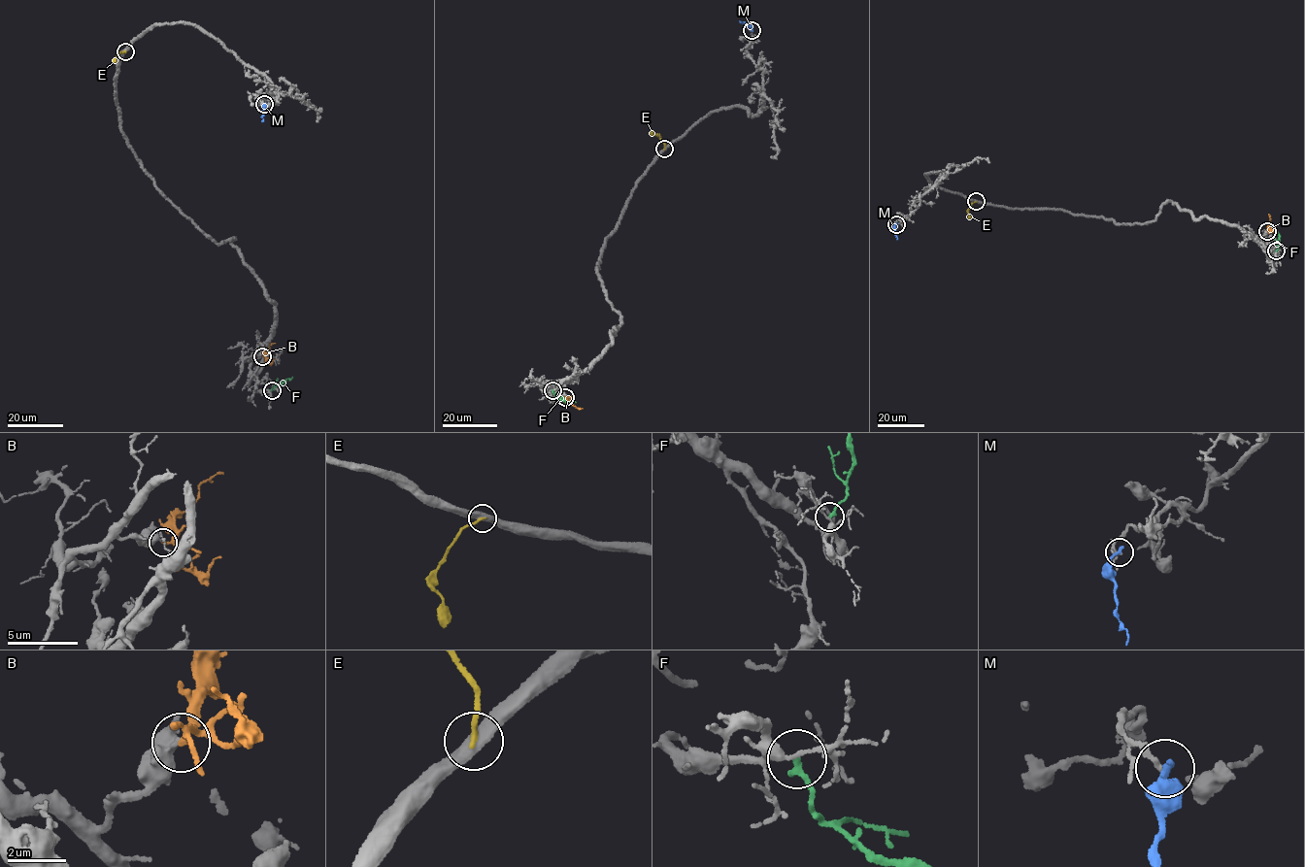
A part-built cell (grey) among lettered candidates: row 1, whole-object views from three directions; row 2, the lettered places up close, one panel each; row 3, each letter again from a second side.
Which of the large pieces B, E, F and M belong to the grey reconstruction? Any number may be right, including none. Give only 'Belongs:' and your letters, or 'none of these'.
Belongs: none of these

